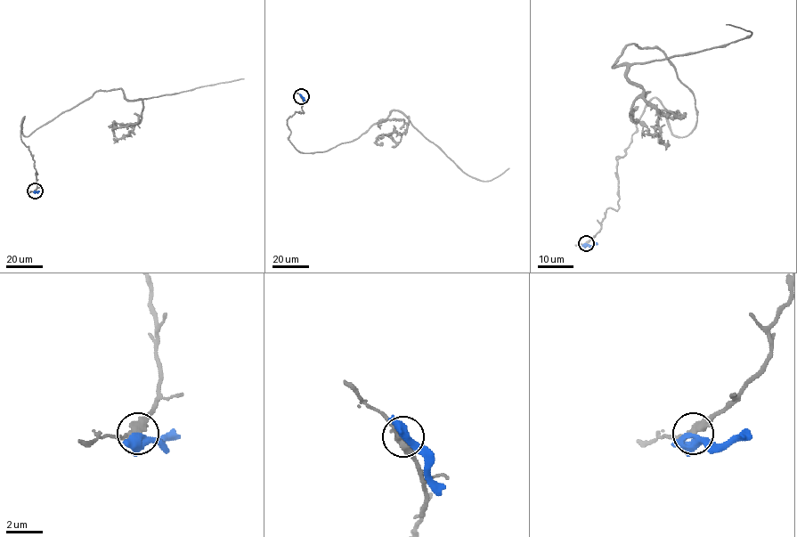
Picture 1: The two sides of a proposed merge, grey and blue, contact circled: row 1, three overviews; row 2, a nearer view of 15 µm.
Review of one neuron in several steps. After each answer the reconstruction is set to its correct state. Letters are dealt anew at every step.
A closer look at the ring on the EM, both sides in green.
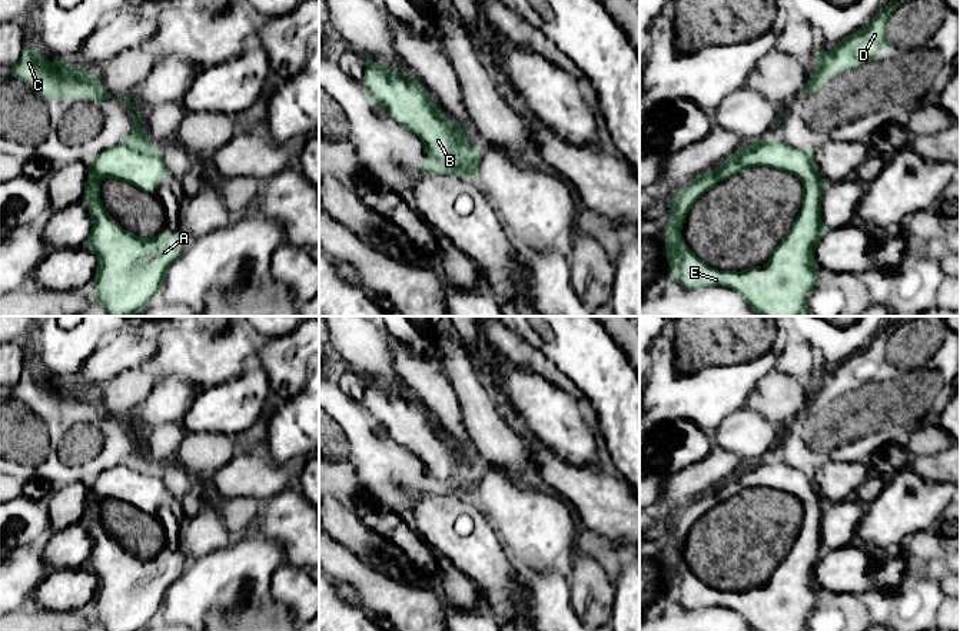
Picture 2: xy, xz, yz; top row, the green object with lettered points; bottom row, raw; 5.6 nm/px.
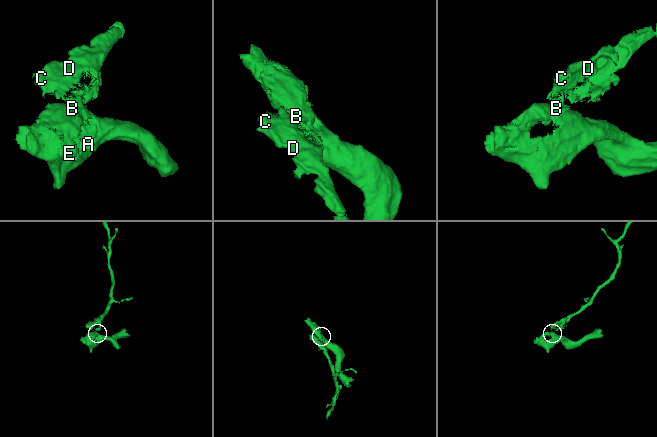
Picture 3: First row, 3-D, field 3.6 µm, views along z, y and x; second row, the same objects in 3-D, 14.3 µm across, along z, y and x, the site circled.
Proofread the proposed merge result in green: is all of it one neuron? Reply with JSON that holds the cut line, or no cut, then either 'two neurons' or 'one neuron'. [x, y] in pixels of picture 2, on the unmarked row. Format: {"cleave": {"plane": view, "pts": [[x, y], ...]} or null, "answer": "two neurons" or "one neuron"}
{"cleave": {"plane": "xz", "pts": [[471, 465], [465, 474], [454, 475]]}, "answer": "two neurons"}

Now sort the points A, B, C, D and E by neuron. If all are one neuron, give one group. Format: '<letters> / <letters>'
A B E / C D

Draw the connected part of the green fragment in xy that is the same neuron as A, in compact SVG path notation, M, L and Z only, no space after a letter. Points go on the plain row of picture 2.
M116 465L89 486L83 519L87 521L93 549L86 567L97 577L96 618L104 631L143 631L162 612L167 590L189 562L185 554L142 559L127 552L104 531L100 504L116 499L152 512L162 498L170 498L170 492L159 468L134 471Z

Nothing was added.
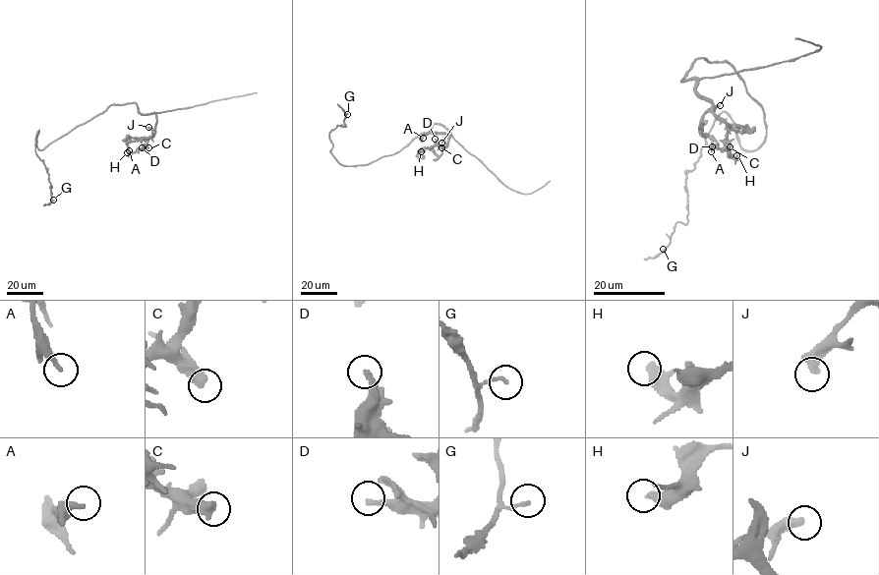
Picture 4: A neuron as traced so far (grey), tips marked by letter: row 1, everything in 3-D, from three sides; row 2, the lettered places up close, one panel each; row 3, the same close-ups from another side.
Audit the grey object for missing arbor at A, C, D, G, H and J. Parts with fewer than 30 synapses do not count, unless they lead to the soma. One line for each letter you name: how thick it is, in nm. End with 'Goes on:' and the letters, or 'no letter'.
Goes on: no letter

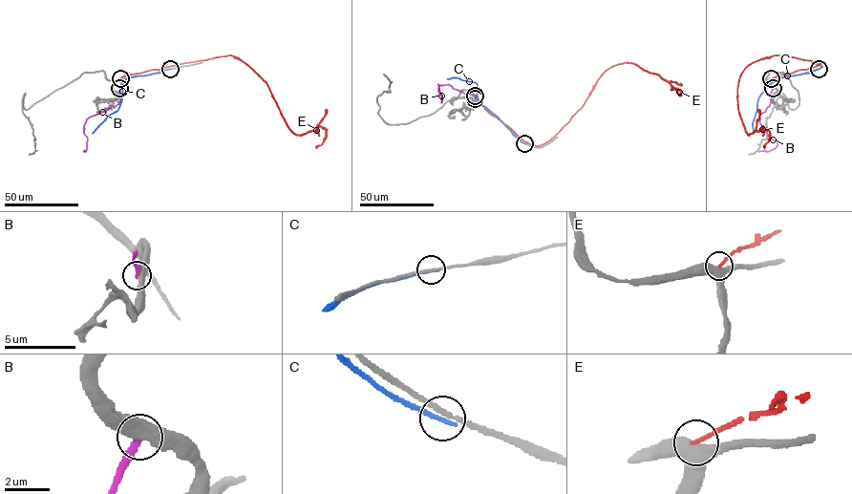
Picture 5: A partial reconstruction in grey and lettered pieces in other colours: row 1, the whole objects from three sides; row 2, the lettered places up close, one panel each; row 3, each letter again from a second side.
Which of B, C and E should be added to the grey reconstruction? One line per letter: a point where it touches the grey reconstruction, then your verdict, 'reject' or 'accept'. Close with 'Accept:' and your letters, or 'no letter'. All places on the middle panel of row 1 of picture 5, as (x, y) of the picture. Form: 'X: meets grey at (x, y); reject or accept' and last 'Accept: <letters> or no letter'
B: meets grey at (475, 98); reject
C: meets grey at (524, 143); reject
E: meets grey at (475, 96); reject
Accept: no letter

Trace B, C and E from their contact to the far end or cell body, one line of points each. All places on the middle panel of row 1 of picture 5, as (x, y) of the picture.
B: (475, 98), (475, 96), (448, 84), (440, 85), (438, 92), (442, 96), (441, 102), (437, 83)
C: (524, 143), (479, 101), (476, 82), (455, 77), (447, 78)
E: (475, 96), (536, 145), (553, 138), (615, 65), (632, 63), (658, 74), (681, 95), (670, 89)

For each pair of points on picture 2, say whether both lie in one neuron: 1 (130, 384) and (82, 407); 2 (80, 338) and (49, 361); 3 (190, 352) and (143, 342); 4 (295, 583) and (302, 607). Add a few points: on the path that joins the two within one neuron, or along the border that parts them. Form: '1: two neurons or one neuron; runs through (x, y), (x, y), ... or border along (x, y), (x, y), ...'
1: two neurons; border along (102, 404), (112, 415)
2: one neuron; runs through (73, 345), (56, 359)
3: two neurons; border along (152, 334), (155, 338), (155, 355), (148, 362)
4: one neuron; runs through (295, 588), (302, 595), (302, 601)

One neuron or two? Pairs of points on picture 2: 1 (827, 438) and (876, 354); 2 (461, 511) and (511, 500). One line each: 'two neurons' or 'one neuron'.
1: one neuron
2: two neurons

